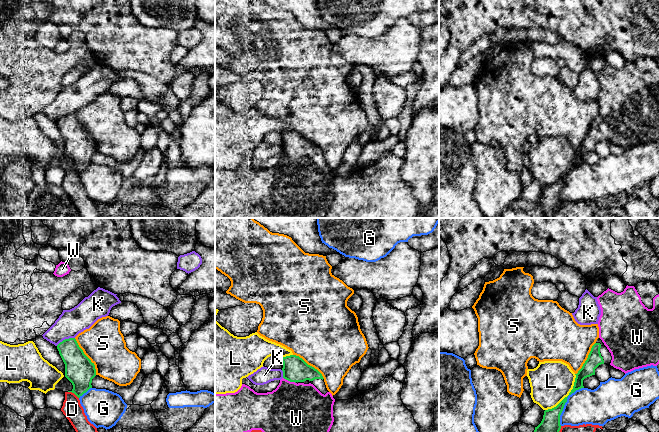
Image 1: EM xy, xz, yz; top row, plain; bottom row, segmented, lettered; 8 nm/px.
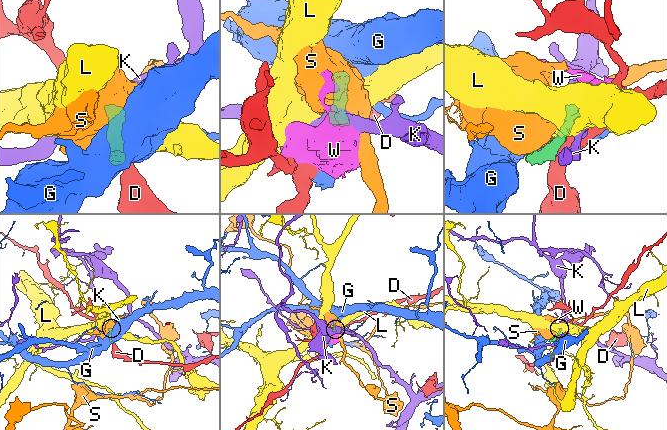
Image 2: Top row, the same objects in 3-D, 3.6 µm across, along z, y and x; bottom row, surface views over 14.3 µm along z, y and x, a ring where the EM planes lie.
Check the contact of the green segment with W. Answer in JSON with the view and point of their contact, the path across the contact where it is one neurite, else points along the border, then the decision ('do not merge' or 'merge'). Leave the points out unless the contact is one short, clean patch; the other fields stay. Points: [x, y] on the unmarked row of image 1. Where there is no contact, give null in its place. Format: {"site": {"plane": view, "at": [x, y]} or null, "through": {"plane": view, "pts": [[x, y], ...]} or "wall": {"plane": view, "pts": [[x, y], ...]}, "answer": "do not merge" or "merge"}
{"site": {"plane": "xz", "at": [289, 156]}, "through": {"plane": "xz", "pts": [[295, 145], [289, 156], [292, 187]]}, "answer": "merge"}

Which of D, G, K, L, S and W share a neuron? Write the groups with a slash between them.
D / G / K / L / S / W

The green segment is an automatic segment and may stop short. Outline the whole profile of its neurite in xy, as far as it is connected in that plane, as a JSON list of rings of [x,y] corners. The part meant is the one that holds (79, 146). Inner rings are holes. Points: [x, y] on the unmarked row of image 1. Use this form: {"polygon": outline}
{"polygon": [[[75,114],[63,116],[57,125],[65,140],[65,153],[73,161],[73,165],[68,168],[80,174],[92,164],[92,155],[96,152],[95,141],[84,130]]]}

